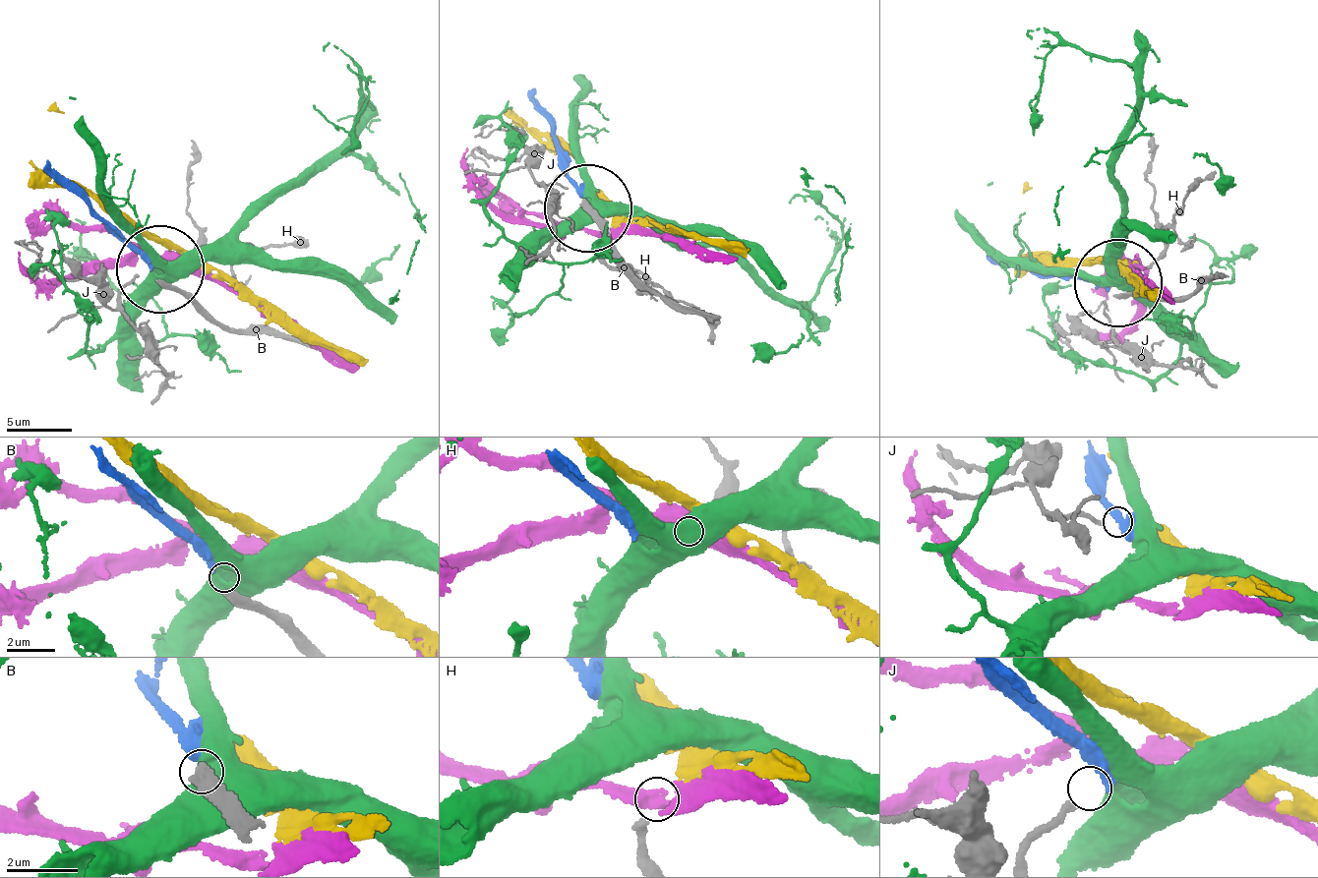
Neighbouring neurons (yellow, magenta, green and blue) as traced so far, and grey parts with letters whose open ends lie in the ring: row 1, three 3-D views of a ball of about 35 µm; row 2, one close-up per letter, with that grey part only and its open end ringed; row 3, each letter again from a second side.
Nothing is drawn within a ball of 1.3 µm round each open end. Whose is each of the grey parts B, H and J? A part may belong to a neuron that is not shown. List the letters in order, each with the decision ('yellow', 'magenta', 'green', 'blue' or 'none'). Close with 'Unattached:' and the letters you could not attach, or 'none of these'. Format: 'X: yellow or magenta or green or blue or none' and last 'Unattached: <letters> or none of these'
B: blue
H: yellow
J: none
Unattached: J

